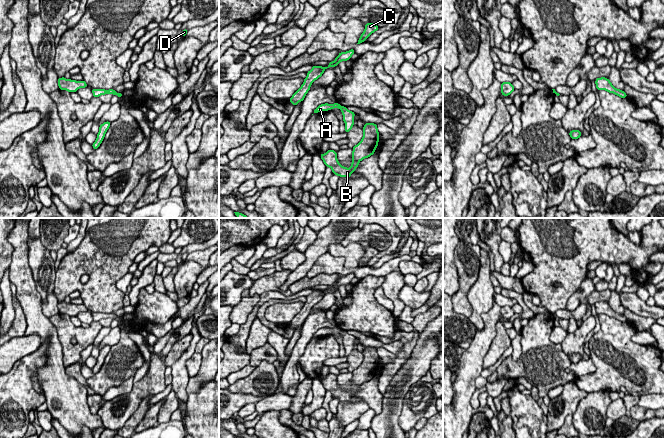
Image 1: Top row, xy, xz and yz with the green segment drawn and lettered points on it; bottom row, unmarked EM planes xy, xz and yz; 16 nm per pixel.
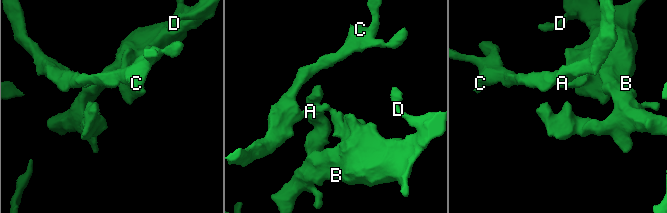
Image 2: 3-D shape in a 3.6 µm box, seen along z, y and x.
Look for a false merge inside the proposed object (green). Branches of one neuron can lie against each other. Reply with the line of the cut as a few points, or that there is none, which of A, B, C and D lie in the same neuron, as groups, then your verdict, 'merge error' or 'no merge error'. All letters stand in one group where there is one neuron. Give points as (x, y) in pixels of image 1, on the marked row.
xz (341, 106), (339, 108) | A C / B D | merge error

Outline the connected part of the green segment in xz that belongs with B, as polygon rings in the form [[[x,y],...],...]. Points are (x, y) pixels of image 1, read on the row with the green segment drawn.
[[[371,122],[365,123],[362,130],[363,137],[361,141],[352,148],[352,163],[350,168],[343,167],[339,163],[336,151],[329,149],[324,154],[320,153],[320,157],[323,160],[325,166],[330,167],[334,175],[349,178],[359,166],[360,161],[370,157],[375,153],[379,142],[379,132],[377,124]]]

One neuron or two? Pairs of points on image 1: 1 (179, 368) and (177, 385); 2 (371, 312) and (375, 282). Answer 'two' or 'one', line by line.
1: one
2: one

